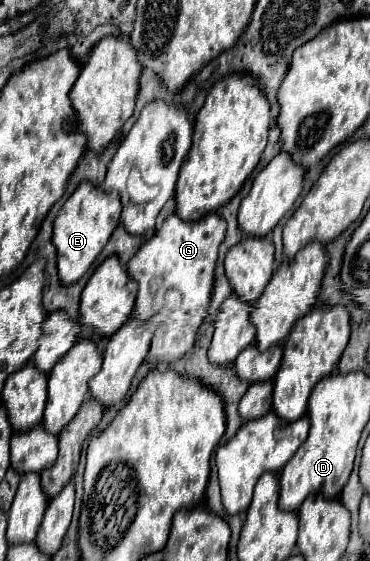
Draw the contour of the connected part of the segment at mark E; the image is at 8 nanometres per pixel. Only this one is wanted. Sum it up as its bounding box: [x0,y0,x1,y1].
[53,181,119,285]

